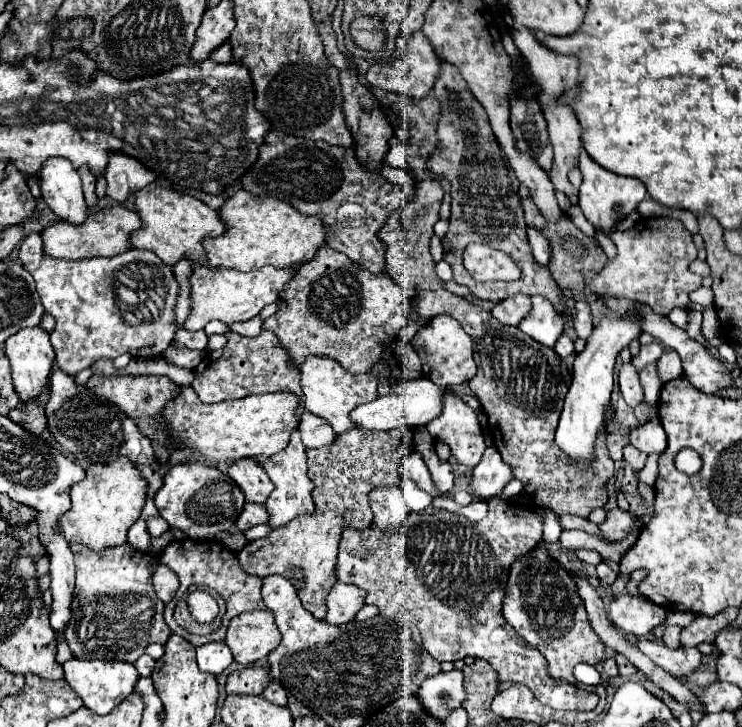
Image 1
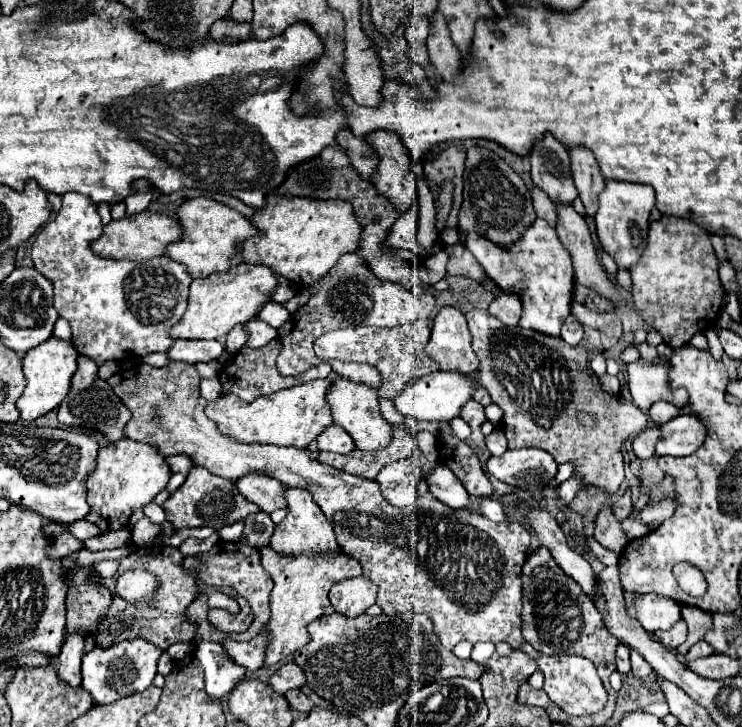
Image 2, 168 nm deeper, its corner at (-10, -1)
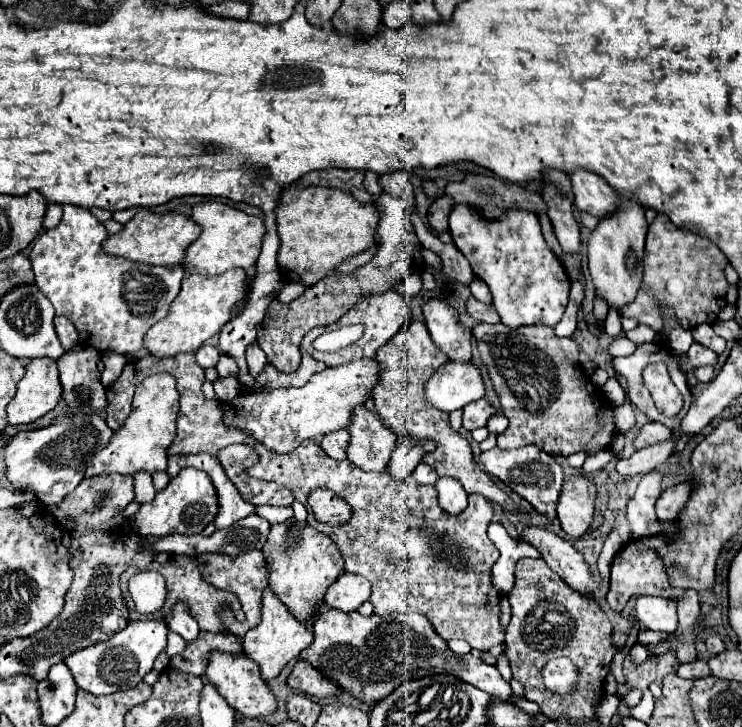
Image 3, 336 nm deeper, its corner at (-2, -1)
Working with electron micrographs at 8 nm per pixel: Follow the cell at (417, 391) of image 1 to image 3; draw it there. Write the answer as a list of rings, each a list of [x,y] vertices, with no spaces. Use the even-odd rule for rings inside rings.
[[[446,362],[424,384],[428,404],[444,412],[454,412],[484,396],[484,382],[474,364]]]

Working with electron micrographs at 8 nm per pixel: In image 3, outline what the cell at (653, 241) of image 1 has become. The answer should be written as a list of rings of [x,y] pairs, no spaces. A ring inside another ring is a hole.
[[[658,214],[648,226],[646,254],[644,254],[644,280],[628,306],[620,310],[624,318],[636,318],[638,324],[646,324],[658,334],[664,330],[664,310],[672,308],[680,326],[694,330],[700,324],[714,324],[718,310],[726,304],[726,256],[708,238],[690,230],[672,226],[666,214]]]

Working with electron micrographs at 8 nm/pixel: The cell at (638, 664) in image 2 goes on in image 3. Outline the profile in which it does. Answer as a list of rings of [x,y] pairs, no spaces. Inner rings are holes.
[[[634,644],[634,646],[628,650],[628,656],[632,658],[634,664],[642,664],[642,662],[648,658],[648,648],[642,646],[642,644]]]

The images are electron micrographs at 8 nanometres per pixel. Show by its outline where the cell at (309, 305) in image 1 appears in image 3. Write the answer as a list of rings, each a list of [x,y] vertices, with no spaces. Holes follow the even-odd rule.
[[[388,290],[388,292],[384,292],[384,294],[368,294],[364,300],[358,300],[356,306],[352,306],[338,322],[326,326],[326,328],[310,330],[310,332],[304,336],[300,350],[306,352],[306,354],[310,354],[310,356],[314,356],[314,358],[320,360],[320,362],[324,362],[326,366],[340,366],[340,364],[346,364],[346,362],[352,362],[352,360],[358,360],[358,358],[374,358],[376,352],[378,352],[378,348],[384,346],[384,344],[390,340],[390,336],[392,336],[400,326],[404,326],[404,324],[408,324],[408,322],[410,322],[410,308],[408,308],[408,302],[406,302],[396,290]],[[348,324],[362,324],[362,326],[366,328],[364,336],[362,336],[356,344],[352,344],[352,346],[340,350],[338,356],[320,354],[320,352],[312,350],[314,338],[318,338],[324,330],[336,330],[336,328],[348,326]]]

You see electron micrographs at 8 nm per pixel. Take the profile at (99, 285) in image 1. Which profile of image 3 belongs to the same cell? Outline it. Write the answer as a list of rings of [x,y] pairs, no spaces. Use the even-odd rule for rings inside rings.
[[[62,206],[64,214],[56,228],[44,230],[32,244],[30,262],[36,278],[36,286],[52,302],[56,316],[66,316],[80,334],[80,344],[92,346],[100,352],[130,354],[144,348],[144,334],[160,320],[168,316],[168,306],[174,302],[180,282],[184,278],[182,266],[152,266],[126,258],[108,256],[100,244],[108,236],[102,222],[90,210],[76,206]]]

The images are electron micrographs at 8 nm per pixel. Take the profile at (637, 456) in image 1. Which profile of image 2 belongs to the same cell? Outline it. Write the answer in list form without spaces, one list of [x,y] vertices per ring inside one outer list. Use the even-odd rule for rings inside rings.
[[[654,426],[654,428],[646,428],[642,430],[634,440],[632,440],[632,450],[638,458],[646,460],[646,458],[652,458],[654,456],[654,446],[660,438],[660,428]]]

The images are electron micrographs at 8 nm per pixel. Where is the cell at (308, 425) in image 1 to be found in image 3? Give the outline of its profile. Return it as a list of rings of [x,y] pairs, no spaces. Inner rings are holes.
[[[336,430],[336,432],[326,434],[326,436],[322,438],[320,446],[322,446],[322,450],[324,450],[330,458],[334,458],[334,460],[344,460],[344,458],[346,458],[348,438],[350,438],[348,432],[344,432],[344,430]]]

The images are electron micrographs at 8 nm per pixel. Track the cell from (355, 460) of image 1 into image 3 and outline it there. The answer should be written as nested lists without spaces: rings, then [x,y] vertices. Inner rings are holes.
[[[270,588],[264,590],[264,594],[262,594],[262,622],[256,628],[252,628],[244,636],[244,640],[242,640],[244,654],[248,658],[254,658],[254,662],[260,666],[262,680],[270,680],[270,678],[278,676],[280,670],[292,658],[298,658],[298,654],[312,644],[312,638],[314,638],[314,622],[318,620],[318,616],[324,610],[324,606],[326,606],[324,602],[318,602],[312,618],[308,618],[306,622],[300,624],[300,620],[294,614],[290,614],[288,608],[284,608],[284,604],[276,598],[276,594],[272,594]]]

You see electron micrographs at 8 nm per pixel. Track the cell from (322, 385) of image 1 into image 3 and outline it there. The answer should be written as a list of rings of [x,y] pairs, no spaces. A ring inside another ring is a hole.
[[[356,406],[352,410],[352,420],[346,430],[350,432],[348,460],[362,470],[384,472],[390,452],[396,446],[396,434],[364,406]]]

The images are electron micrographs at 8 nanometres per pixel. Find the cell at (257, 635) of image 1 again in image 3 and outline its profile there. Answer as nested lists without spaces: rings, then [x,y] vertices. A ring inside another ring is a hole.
[[[200,632],[198,640],[188,644],[186,650],[170,660],[170,668],[182,670],[194,676],[202,676],[208,666],[208,658],[212,650],[228,652],[228,654],[242,654],[240,638],[234,634],[212,634]]]

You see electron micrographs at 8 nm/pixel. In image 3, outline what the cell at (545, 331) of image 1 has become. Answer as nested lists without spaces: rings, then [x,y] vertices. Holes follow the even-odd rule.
[[[454,206],[450,214],[450,234],[458,250],[468,258],[472,272],[488,284],[494,306],[508,328],[532,324],[556,326],[560,322],[568,304],[570,282],[562,262],[548,248],[536,214],[512,210],[508,216],[488,222],[468,206]]]

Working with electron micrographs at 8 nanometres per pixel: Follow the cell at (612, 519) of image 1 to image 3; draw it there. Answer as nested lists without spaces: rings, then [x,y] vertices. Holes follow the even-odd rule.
[[[688,482],[664,490],[660,494],[660,498],[656,500],[656,516],[658,516],[658,520],[662,524],[672,522],[676,518],[676,514],[680,512],[680,508],[686,504],[688,496],[690,496],[690,484]]]

